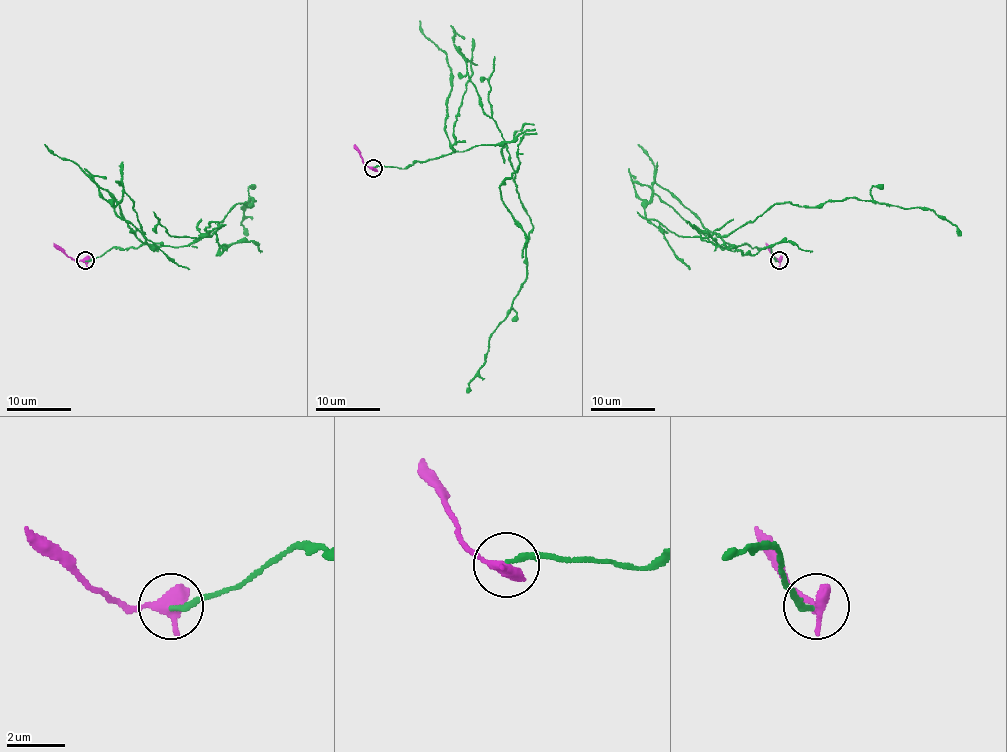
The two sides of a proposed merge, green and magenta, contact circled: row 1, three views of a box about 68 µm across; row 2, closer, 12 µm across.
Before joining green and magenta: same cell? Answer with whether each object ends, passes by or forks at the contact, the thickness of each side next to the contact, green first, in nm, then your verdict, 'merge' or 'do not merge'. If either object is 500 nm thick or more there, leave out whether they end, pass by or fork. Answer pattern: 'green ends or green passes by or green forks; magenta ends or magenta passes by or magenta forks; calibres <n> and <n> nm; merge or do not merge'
calibres 190 and 550 nm; do not merge

